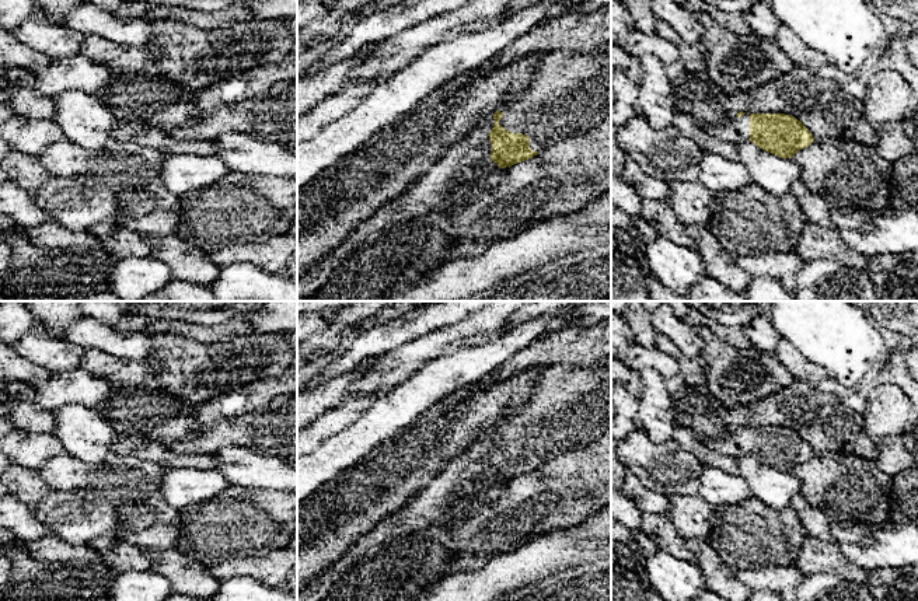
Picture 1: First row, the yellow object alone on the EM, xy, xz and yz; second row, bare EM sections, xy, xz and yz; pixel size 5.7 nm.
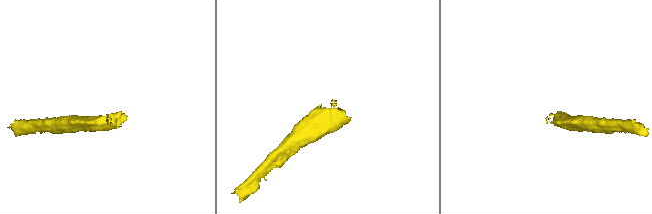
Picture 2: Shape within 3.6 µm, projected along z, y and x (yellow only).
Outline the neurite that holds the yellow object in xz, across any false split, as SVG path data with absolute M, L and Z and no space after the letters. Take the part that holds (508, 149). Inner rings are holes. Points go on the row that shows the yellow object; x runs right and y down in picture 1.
M551 52L528 85L493 115L491 158L499 168L591 129L611 113L611 53Z

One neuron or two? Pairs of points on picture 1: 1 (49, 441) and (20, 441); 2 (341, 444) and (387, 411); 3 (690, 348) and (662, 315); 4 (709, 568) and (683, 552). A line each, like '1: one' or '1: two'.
1: one
2: one
3: one
4: two

